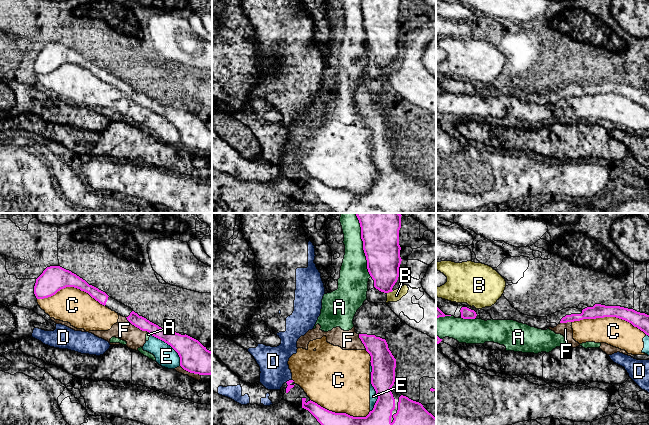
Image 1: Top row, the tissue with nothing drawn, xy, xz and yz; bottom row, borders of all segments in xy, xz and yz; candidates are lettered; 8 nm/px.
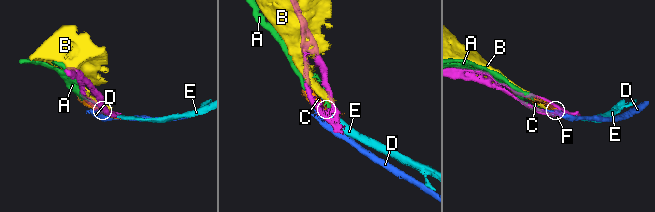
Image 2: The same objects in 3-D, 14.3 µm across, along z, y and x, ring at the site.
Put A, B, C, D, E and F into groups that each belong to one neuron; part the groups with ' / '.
A C E F / B / D

